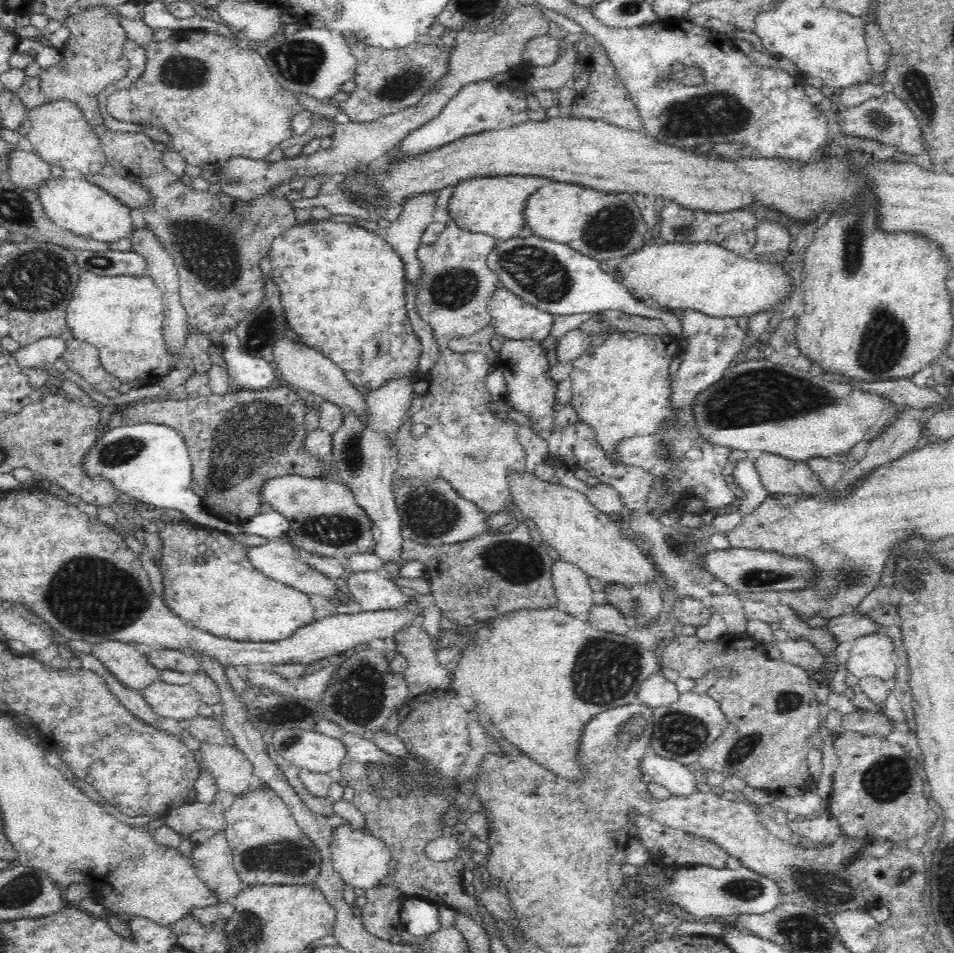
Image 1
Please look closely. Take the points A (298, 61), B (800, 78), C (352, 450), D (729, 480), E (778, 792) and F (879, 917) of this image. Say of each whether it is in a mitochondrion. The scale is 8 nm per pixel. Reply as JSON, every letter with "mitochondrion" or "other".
{"A":"mitochondrion","B":"other","C":"mitochondrion","D":"other","E":"other","F":"other"}

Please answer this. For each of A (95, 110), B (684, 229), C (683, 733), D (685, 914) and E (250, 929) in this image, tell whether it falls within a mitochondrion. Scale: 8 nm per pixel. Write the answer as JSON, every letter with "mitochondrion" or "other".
{"A":"other","B":"mitochondrion","C":"mitochondrion","D":"other","E":"mitochondrion"}

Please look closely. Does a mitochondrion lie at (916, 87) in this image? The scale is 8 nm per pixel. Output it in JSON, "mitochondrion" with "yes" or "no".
{"mitochondrion":"yes"}

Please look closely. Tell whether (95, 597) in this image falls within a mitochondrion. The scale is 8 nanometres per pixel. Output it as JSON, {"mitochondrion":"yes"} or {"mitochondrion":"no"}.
{"mitochondrion":"yes"}

